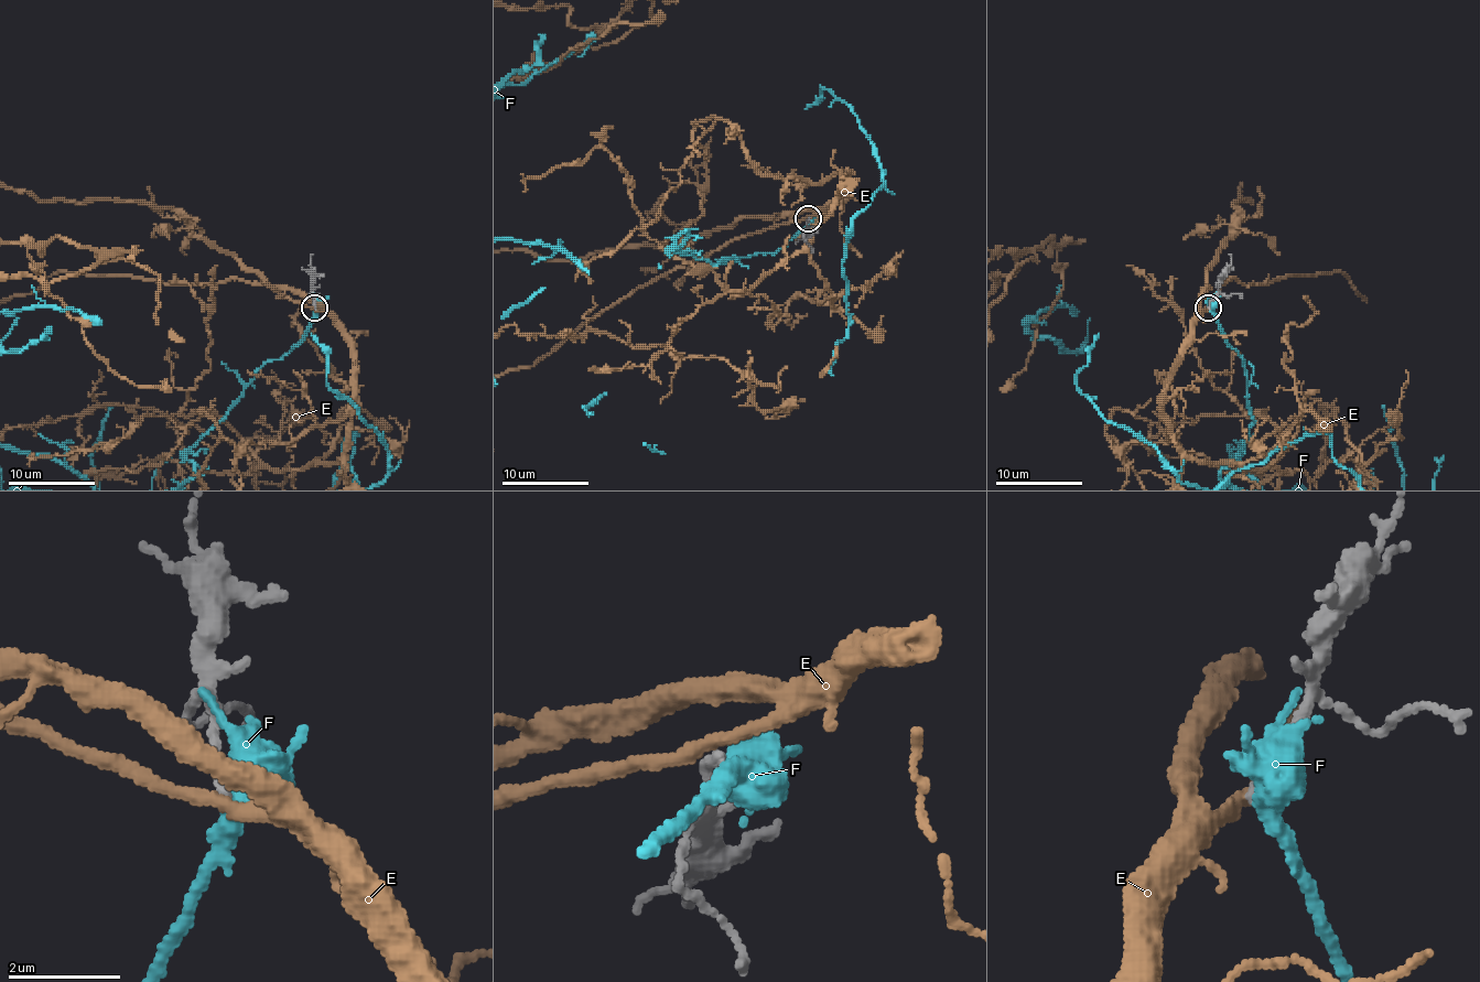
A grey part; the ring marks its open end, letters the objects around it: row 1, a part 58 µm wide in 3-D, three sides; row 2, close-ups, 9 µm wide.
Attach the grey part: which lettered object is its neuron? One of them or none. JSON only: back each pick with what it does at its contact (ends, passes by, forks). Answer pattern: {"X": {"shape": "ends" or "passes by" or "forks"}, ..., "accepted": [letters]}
{"accepted": []}

